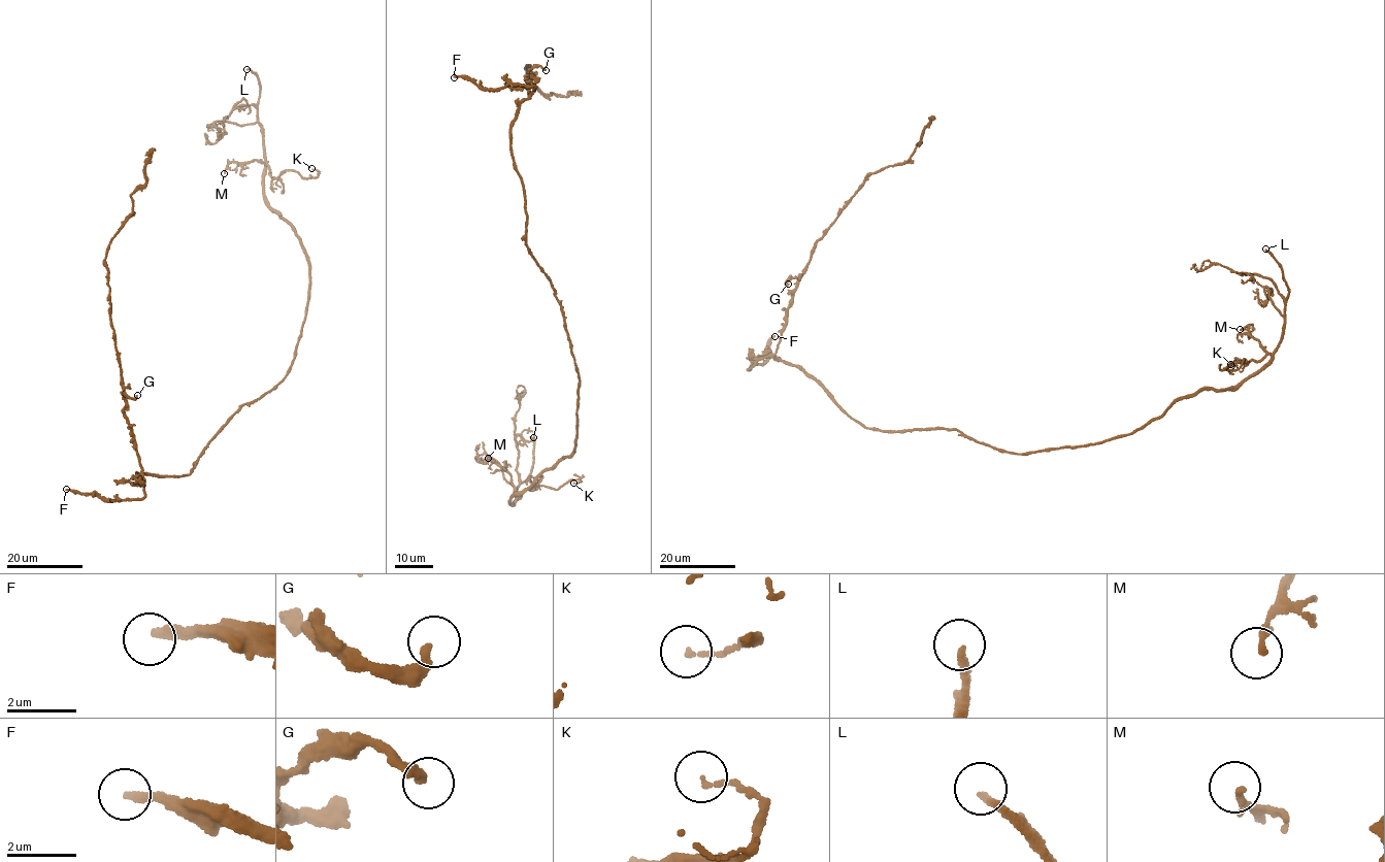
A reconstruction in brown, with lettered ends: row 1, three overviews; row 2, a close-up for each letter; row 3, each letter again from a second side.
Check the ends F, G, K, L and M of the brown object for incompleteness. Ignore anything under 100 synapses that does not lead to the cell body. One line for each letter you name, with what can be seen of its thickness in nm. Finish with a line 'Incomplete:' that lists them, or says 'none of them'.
F: 240 nm thick
L: 220 nm thick
Incomplete: F, L

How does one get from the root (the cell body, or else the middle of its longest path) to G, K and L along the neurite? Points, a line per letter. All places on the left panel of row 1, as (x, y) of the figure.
G: (229, 420), (202, 449), (189, 475), (135, 476), (141, 472), (139, 459), (122, 393), (133, 398), (137, 395)
K: (229, 420), (288, 372), (309, 297), (300, 238), (264, 194), (266, 163), (276, 177), (316, 178), (311, 168)
L: (229, 420), (288, 372), (311, 285), (300, 238), (264, 194), (260, 86), (257, 75), (246, 69)

